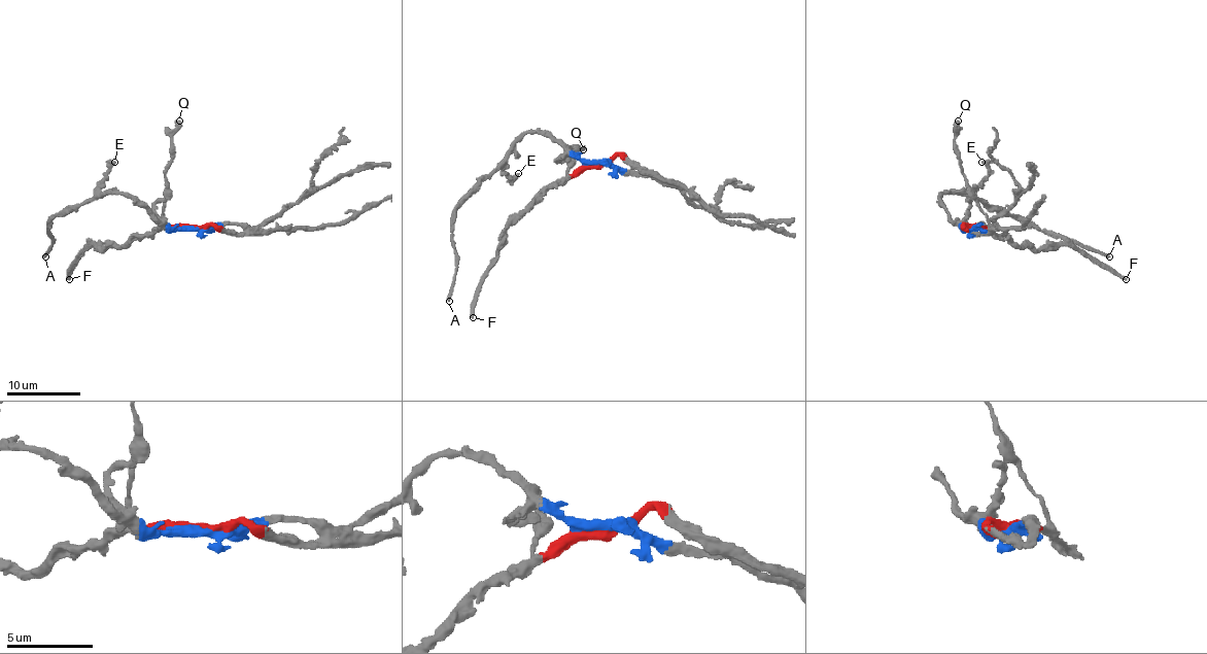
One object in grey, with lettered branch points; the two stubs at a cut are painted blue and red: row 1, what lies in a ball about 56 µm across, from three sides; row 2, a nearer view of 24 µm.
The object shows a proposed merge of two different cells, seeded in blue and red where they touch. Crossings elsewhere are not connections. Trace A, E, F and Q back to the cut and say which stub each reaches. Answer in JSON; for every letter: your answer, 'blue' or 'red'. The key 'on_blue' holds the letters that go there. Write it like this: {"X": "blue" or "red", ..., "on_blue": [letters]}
{"A": "blue", "E": "blue", "F": "red", "Q": "red", "on_blue": ["A", "E"]}

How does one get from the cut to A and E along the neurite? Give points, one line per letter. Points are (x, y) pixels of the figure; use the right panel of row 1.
A: (971, 228), (960, 228), (943, 207), (941, 194), (973, 194), (1018, 219), (1109, 256)
E: (971, 228), (960, 228), (943, 207), (941, 194), (967, 194), (988, 174), (988, 166), (983, 161)

